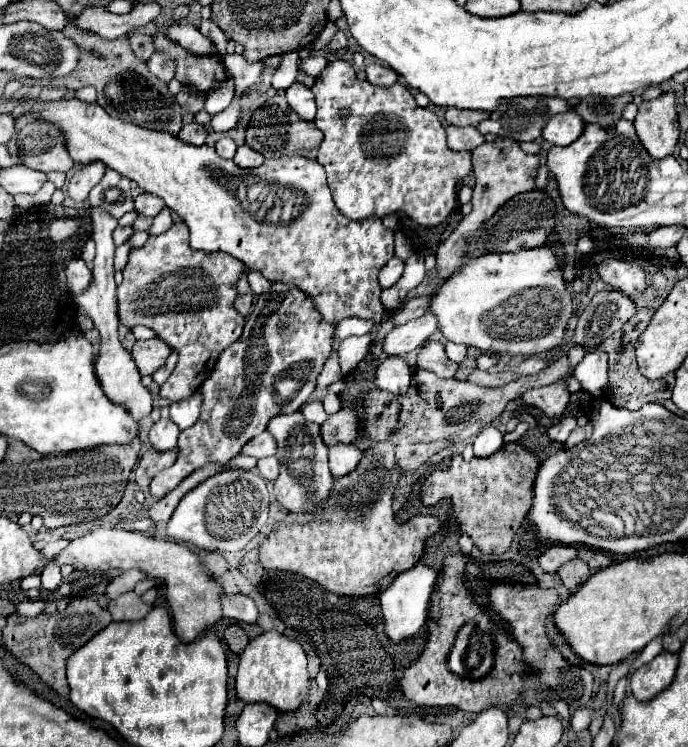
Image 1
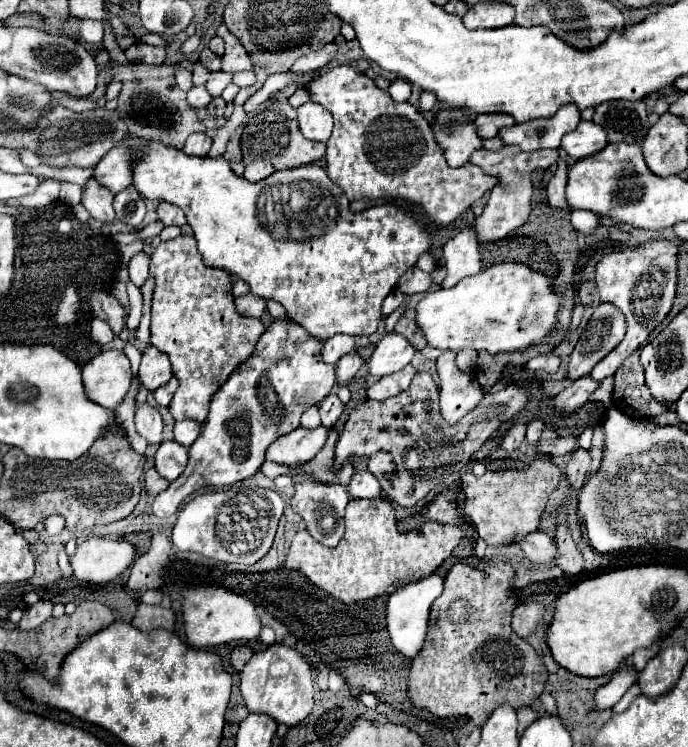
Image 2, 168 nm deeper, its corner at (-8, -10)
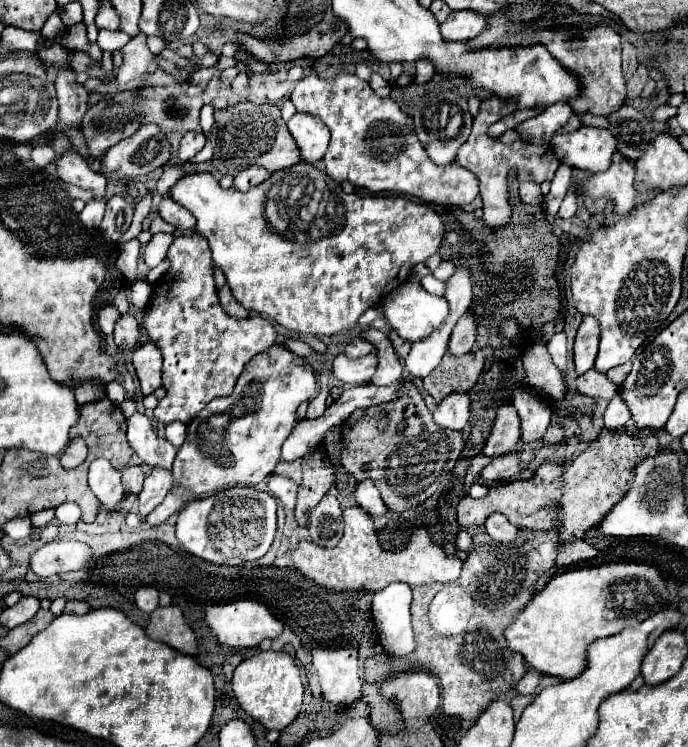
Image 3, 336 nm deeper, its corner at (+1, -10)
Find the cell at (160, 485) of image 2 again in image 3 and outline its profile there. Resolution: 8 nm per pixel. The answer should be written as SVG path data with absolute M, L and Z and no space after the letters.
M140 465L122 469L122 485L124 485L126 493L134 493L136 495L142 489L142 483L144 483L144 473L142 473Z

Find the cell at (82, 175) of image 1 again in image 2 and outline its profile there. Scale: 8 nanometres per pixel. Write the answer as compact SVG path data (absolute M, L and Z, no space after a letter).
M113 147L93 169L93 179L109 189L111 193L119 193L131 185L131 171L127 171L127 159L123 159L123 151Z

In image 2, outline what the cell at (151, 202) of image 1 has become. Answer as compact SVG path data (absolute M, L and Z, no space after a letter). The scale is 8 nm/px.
M161 203L161 205L157 207L157 217L159 217L159 221L161 221L163 225L177 225L177 227L183 227L183 225L187 223L185 213L183 213L179 207L169 205L169 203Z

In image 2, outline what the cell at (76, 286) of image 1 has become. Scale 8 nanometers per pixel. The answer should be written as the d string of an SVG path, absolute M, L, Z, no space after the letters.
M101 287L91 289L89 307L91 307L91 313L93 313L95 317L99 317L99 319L103 319L105 323L111 325L111 329L115 331L115 335L121 333L125 311L123 311L121 303L119 303L109 291L103 291Z

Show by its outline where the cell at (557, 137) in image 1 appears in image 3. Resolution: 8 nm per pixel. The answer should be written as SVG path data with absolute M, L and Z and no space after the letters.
M580 127L574 133L554 135L552 149L562 163L590 173L606 171L616 153L616 139L608 129Z

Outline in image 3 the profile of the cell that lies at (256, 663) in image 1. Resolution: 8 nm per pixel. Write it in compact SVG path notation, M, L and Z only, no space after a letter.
M258 651L256 655L244 659L234 671L232 691L246 715L258 721L268 731L282 731L286 725L290 725L300 713L304 695L300 671L294 659L288 653L278 651Z

